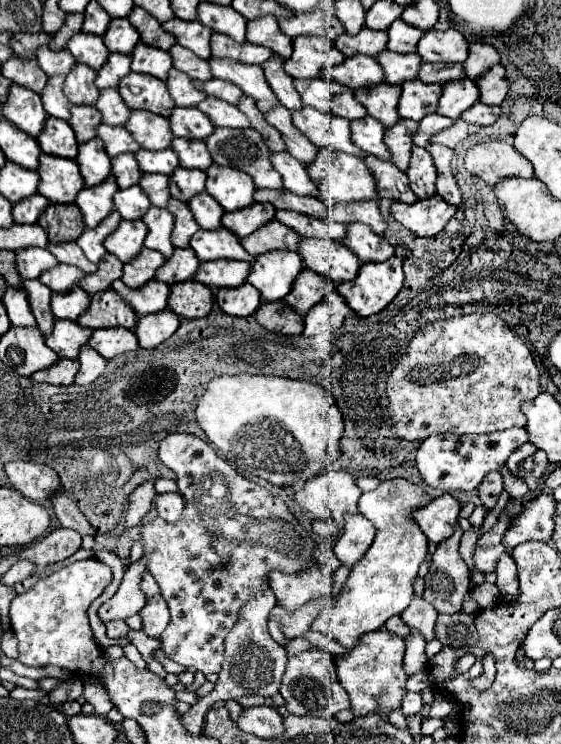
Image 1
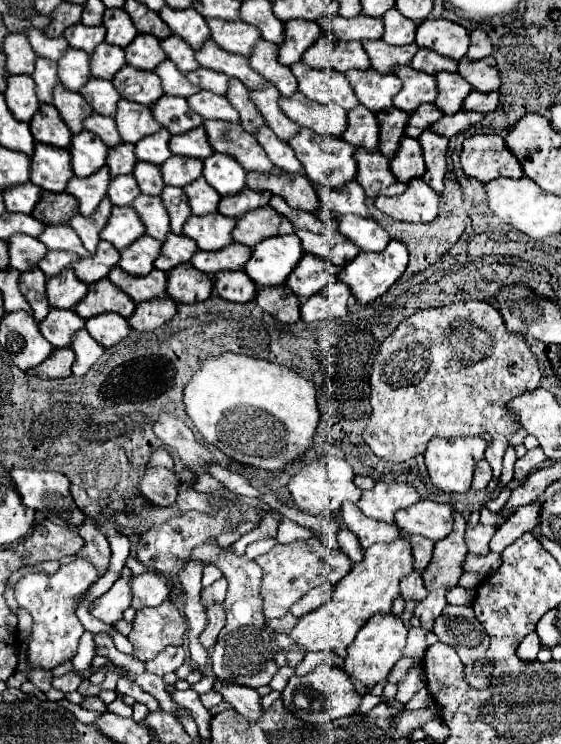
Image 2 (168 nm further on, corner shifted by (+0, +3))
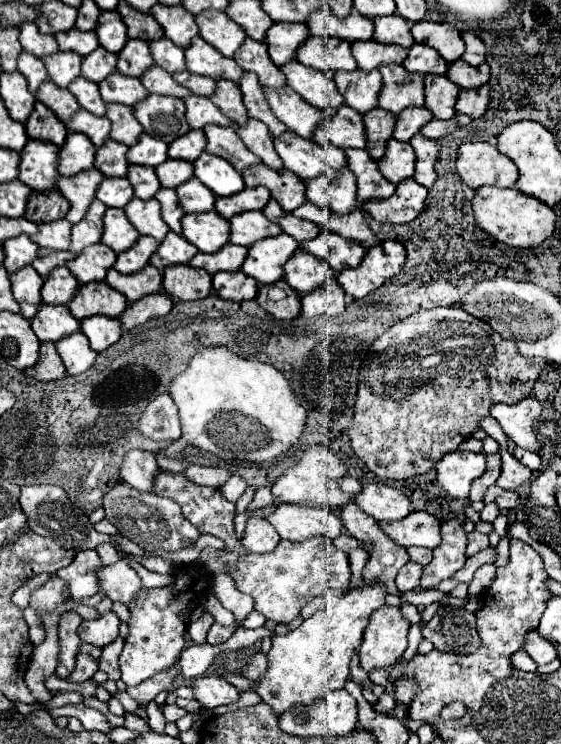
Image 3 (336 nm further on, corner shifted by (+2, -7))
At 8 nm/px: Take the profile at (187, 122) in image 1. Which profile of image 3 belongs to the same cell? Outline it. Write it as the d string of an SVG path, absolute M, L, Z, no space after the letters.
M150 94L144 102L134 106L134 116L146 134L156 136L168 144L190 130L184 118L184 102L180 98Z

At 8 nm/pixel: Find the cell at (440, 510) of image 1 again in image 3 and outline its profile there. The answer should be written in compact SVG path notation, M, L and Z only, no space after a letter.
M410 512L406 518L398 522L378 522L378 526L402 548L424 546L436 548L440 538L440 522L428 512Z

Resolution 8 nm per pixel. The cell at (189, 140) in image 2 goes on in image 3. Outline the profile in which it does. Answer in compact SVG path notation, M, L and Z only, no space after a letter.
M190 130L188 134L176 138L170 144L168 156L170 158L184 158L188 162L194 162L206 148L206 136L202 130Z

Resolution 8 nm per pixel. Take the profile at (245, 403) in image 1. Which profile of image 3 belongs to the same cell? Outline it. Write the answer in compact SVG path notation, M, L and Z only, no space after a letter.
M224 346L198 350L188 368L172 380L170 396L180 410L182 436L165 450L167 458L181 456L188 444L194 444L222 460L270 464L290 450L290 446L298 444L306 424L306 410L298 404L280 370L270 364L246 360Z

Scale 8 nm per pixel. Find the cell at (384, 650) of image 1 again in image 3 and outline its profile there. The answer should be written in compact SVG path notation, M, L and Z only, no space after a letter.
M380 606L368 620L360 646L360 662L366 672L372 668L390 668L408 646L410 622L402 616L400 606Z

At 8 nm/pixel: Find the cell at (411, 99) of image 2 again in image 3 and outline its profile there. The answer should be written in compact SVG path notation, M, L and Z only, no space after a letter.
M384 64L378 68L384 90L380 90L378 106L400 114L408 106L424 106L424 74L412 74L400 64Z

